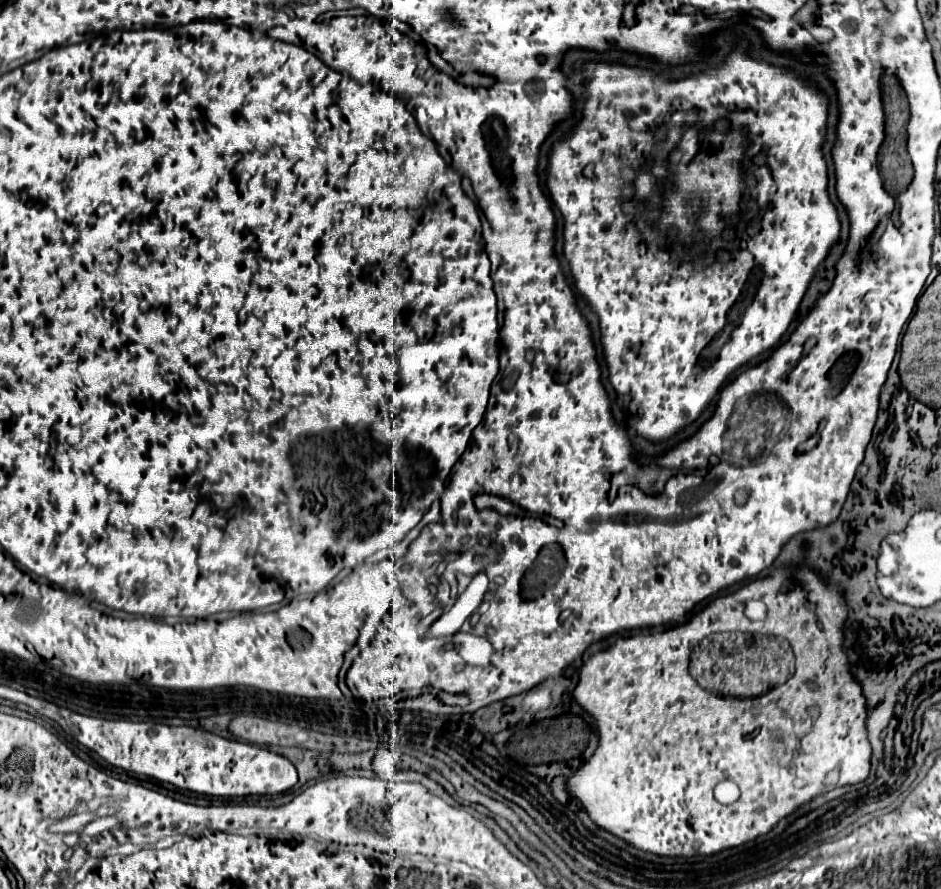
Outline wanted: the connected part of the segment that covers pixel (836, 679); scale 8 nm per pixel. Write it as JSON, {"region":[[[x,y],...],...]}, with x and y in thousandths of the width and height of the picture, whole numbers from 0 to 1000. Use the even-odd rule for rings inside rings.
{"region":[[[825,640],[818,649],[812,651],[803,651],[791,660],[786,660],[780,667],[767,669],[761,676],[757,676],[750,685],[746,685],[744,690],[740,690],[733,701],[723,703],[718,708],[710,708],[710,710],[701,710],[695,714],[674,714],[667,719],[657,719],[652,723],[652,728],[638,732],[633,737],[629,737],[621,750],[616,753],[616,766],[614,773],[610,777],[610,786],[627,802],[635,809],[635,825],[638,825],[638,838],[633,843],[633,847],[629,849],[629,854],[612,867],[612,872],[604,879],[604,892],[608,897],[612,897],[623,912],[627,915],[627,919],[631,921],[631,926],[657,942],[661,942],[663,946],[667,946],[670,951],[697,960],[697,962],[708,962],[708,964],[735,964],[735,962],[757,962],[763,960],[767,955],[776,955],[776,953],[784,953],[793,946],[803,944],[806,939],[816,937],[831,919],[835,919],[837,915],[842,915],[846,908],[850,908],[852,903],[861,901],[863,897],[882,890],[886,885],[895,885],[901,881],[914,881],[922,874],[925,867],[925,836],[920,829],[920,786],[914,777],[914,771],[910,771],[910,766],[905,766],[899,739],[895,735],[895,701],[899,694],[899,681],[897,674],[893,672],[893,667],[888,667],[888,663],[880,663],[876,658],[876,654],[871,654],[871,649],[867,649],[861,640]],[[797,674],[808,674],[814,678],[816,683],[816,692],[812,699],[797,699],[791,692],[791,683]],[[763,710],[786,710],[786,712],[814,712],[814,714],[825,714],[825,717],[833,717],[840,721],[844,739],[846,739],[846,757],[829,773],[823,773],[820,777],[816,777],[810,784],[803,786],[776,786],[776,784],[761,784],[752,777],[748,777],[731,757],[731,737],[735,735],[735,730],[752,714],[763,712]],[[801,795],[808,795],[806,804],[801,804]],[[776,876],[786,885],[786,899],[778,906],[767,906],[759,899],[759,885],[769,879]]]}

